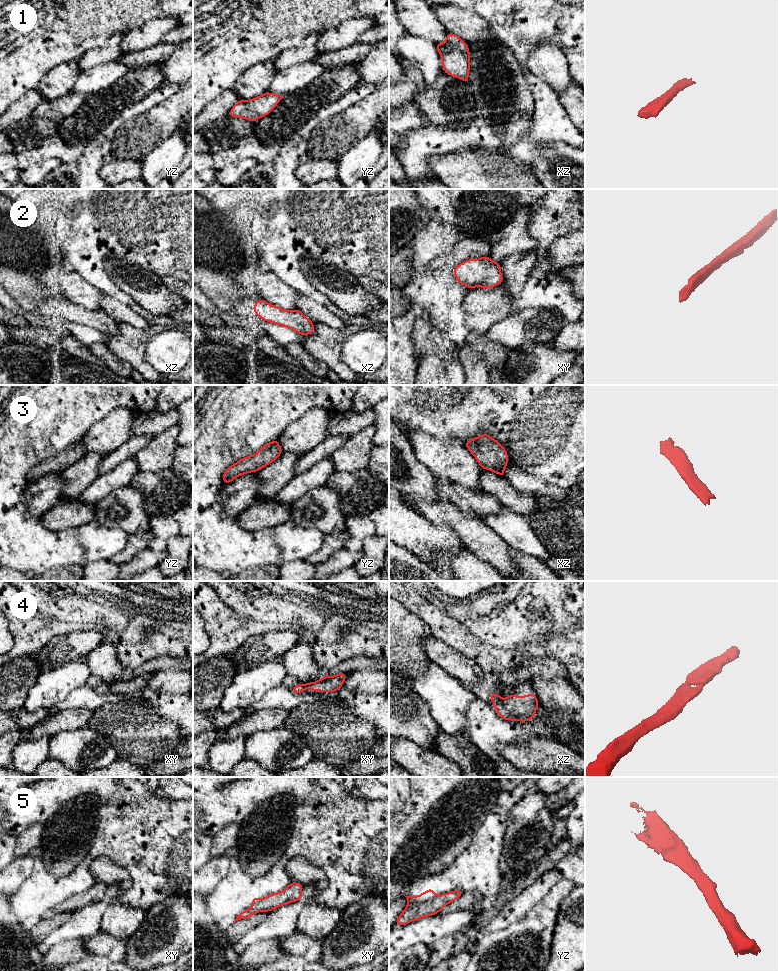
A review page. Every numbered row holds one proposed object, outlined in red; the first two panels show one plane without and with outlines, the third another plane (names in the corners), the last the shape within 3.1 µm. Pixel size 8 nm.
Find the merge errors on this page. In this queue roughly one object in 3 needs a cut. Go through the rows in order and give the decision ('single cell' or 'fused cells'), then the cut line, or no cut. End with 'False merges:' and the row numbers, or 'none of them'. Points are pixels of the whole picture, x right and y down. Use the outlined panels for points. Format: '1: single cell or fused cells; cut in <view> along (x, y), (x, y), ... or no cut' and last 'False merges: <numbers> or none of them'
1: single cell; no cut
2: single cell; no cut
3: single cell; no cut
4: single cell; no cut
5: single cell; no cut
False merges: none of them

